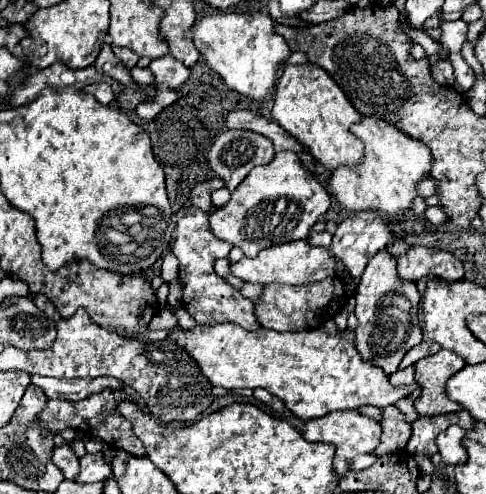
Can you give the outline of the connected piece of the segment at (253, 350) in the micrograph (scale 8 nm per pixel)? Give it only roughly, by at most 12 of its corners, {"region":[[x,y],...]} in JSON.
{"region":[[334,320],[304,332],[176,328],[214,386],[266,388],[300,420],[392,406]]}

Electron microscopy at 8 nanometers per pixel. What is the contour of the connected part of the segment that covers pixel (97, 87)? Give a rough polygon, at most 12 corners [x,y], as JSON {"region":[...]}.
{"region":[[96,82],[84,90],[100,104],[110,104],[114,92],[108,82]]}

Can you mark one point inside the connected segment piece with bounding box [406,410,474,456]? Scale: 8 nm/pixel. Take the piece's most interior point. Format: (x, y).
(424, 431)

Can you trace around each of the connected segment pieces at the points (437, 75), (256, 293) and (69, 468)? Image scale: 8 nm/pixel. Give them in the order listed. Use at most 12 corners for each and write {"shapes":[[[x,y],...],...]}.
{"shapes":[[[430,58],[432,78],[438,84],[454,84],[450,62]],[[244,282],[242,296],[256,302],[264,286]],[[70,444],[52,450],[52,462],[74,478],[78,472],[78,458]]]}

